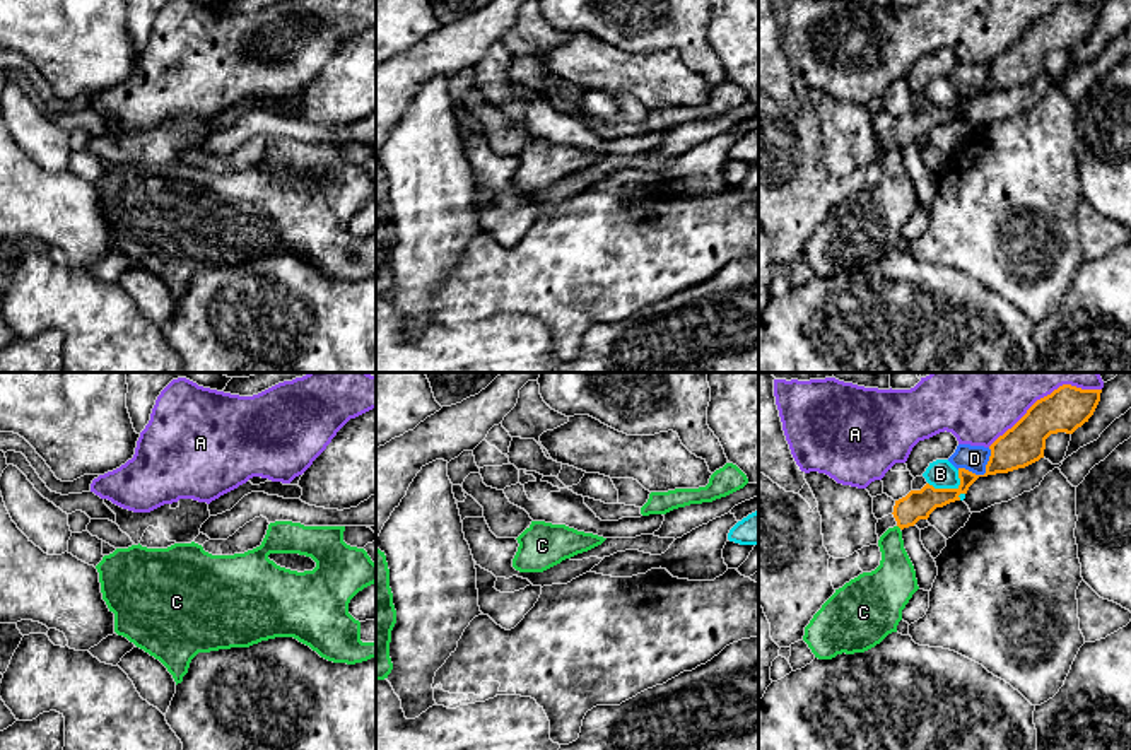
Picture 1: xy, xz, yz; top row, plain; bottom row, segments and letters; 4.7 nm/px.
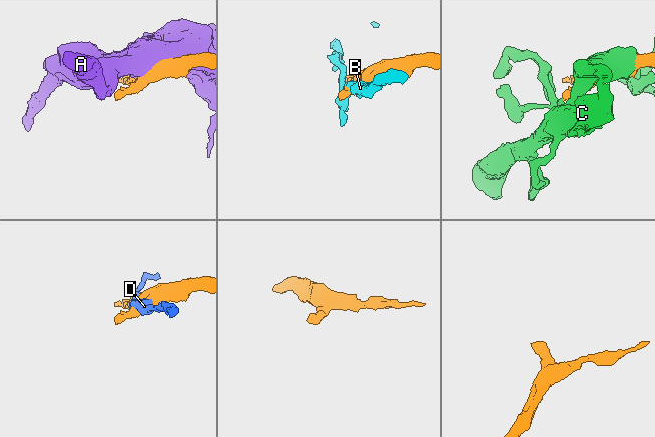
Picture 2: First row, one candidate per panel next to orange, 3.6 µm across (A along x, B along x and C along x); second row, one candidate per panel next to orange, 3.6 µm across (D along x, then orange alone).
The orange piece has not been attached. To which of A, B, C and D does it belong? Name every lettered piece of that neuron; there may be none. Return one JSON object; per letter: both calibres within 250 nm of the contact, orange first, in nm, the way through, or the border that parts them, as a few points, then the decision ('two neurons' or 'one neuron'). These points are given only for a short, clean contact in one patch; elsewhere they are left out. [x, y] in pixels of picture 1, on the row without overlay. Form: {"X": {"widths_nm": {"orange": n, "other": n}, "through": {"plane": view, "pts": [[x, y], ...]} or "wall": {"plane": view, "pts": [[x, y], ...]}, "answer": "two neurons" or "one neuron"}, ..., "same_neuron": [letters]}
{"A": {"widths_nm": {"orange": 200, "other": 240}, "answer": "two neurons"}, "B": {"widths_nm": {"orange": 140, "other": 140}, "wall": {"plane": "yz", "pts": [[959, 87], [959, 101], [955, 105], [933, 105], [928, 99]]}, "answer": "two neurons"}, "C": {"widths_nm": {"orange": 140, "other": 200}, "answer": "two neurons"}, "D": {"widths_nm": {"orange": 200, "other": 130}, "answer": "two neurons"}, "same_neuron": []}

